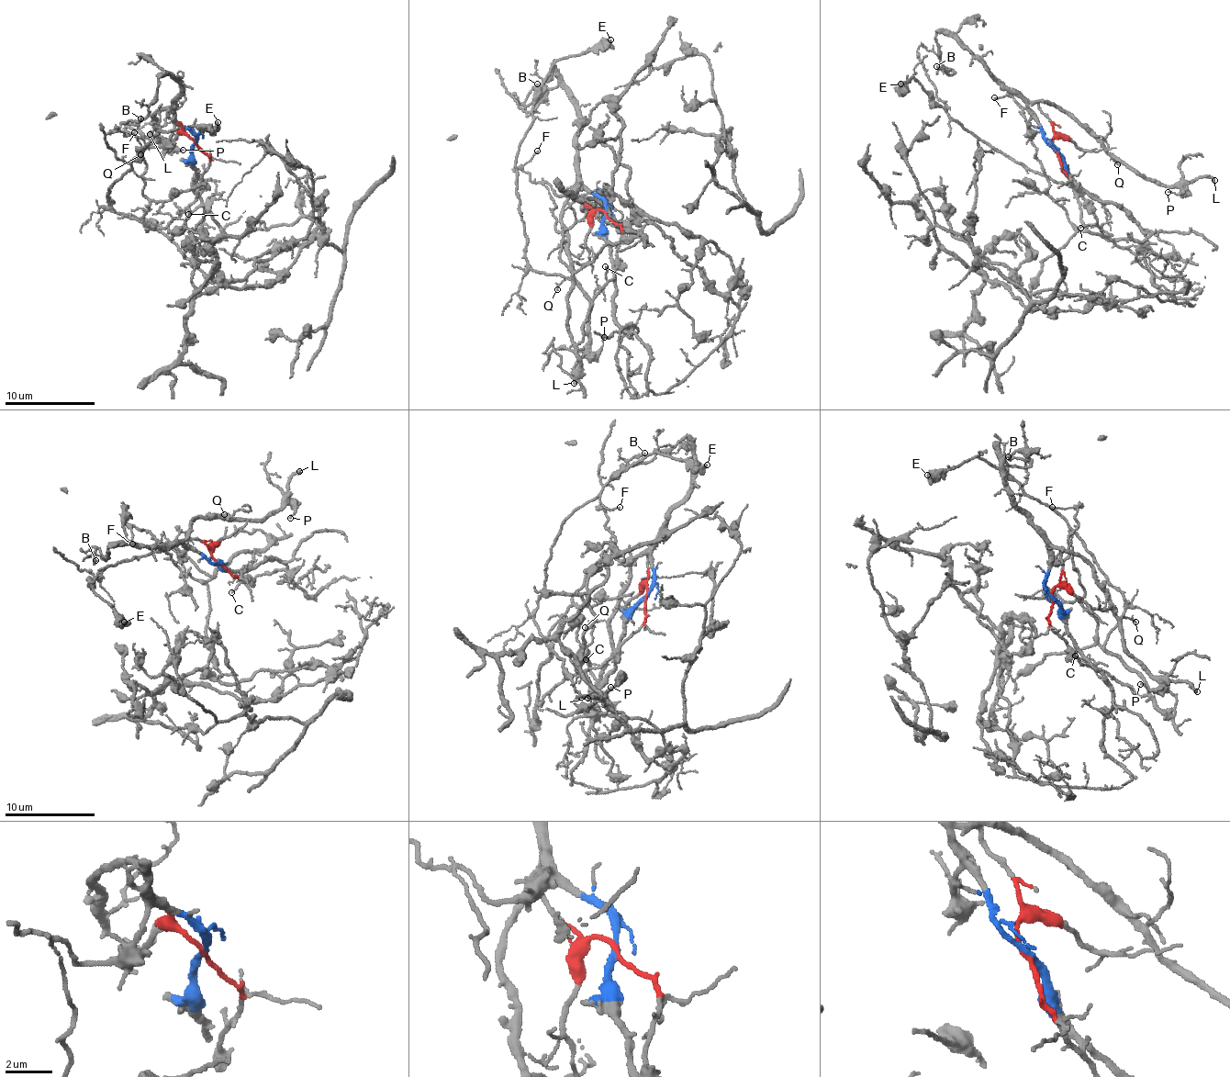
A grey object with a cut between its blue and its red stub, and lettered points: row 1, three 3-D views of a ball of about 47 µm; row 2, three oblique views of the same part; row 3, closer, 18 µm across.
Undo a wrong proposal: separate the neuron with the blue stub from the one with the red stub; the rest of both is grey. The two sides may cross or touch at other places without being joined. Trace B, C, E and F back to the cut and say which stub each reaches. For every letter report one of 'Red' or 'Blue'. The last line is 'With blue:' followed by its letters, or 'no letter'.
B: Blue
C: Red
E: Red
F: Blue
With blue: B, F

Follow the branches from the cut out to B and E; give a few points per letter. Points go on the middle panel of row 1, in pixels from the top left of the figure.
B: (606, 215), (602, 199), (580, 179), (578, 107), (553, 68), (544, 88), (530, 103), (529, 93), (538, 84)
E: (606, 215), (620, 228), (619, 264), (575, 343), (572, 282), (525, 260), (514, 155), (556, 62), (611, 39)

